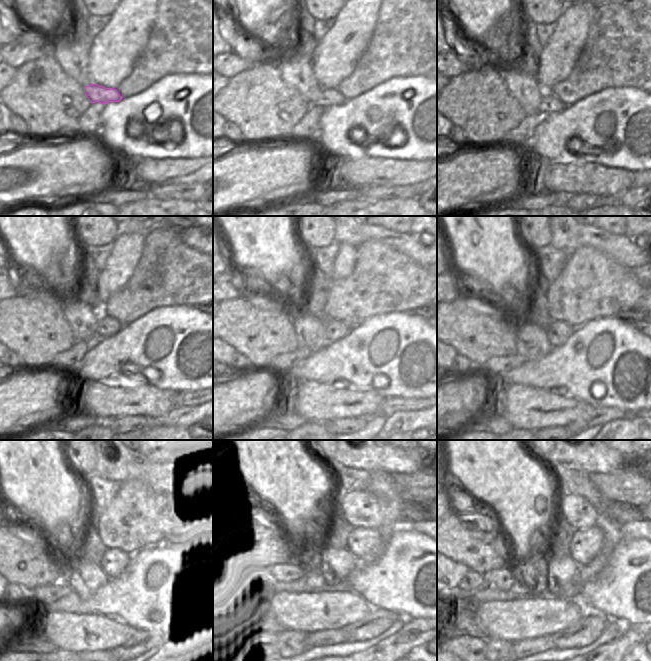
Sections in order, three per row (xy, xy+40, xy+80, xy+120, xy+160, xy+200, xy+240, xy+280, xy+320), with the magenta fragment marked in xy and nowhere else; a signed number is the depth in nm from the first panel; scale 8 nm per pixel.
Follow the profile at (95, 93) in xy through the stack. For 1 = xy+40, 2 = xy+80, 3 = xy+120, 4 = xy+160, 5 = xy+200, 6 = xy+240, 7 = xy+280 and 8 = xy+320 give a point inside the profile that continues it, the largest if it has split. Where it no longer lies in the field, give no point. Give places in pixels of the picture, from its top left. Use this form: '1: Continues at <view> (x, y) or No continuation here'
1: Continues at xy+40 (326, 97)
2: Continues at xy+80 (551, 102)
3: Continues at xy+120 (106, 326)
4: Continues at xy+160 (335, 329)
5: Continues at xy+200 (558, 332)
6: Continues at xy+240 (113, 560)
7: Continues at xy+280 (366, 544)
8: Continues at xy+320 (586, 544)

